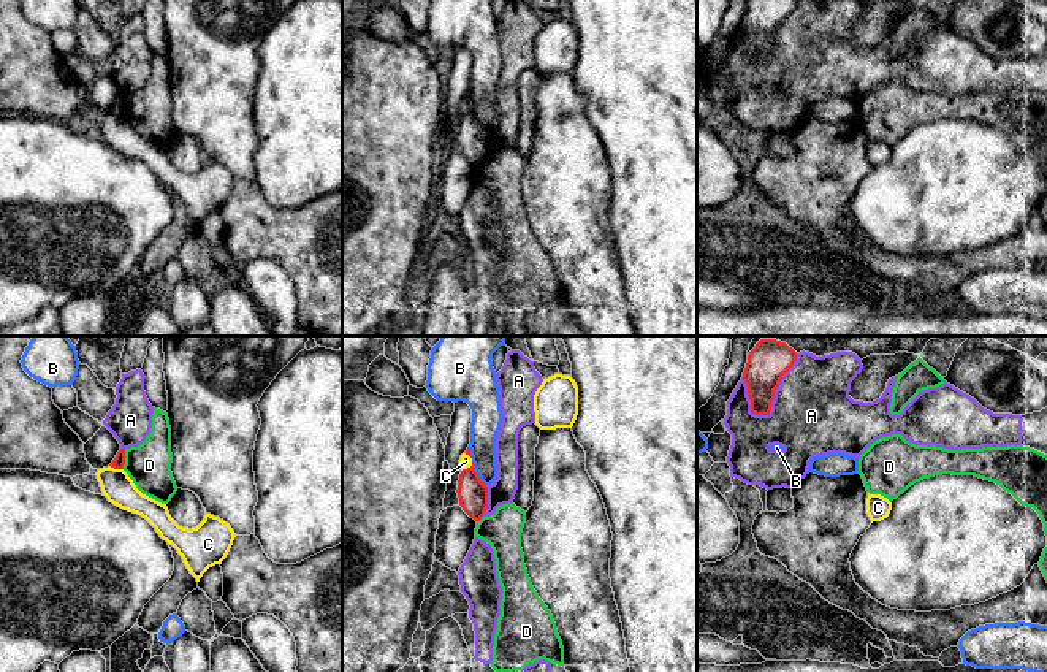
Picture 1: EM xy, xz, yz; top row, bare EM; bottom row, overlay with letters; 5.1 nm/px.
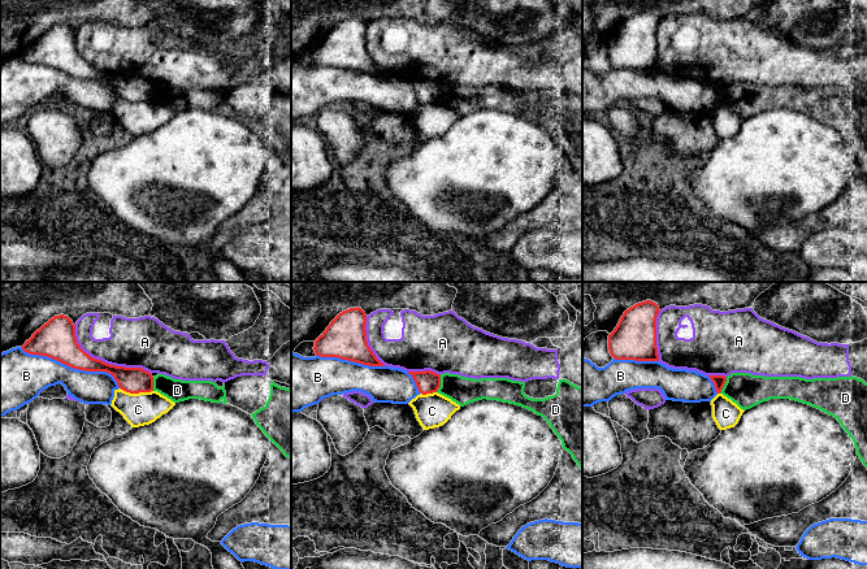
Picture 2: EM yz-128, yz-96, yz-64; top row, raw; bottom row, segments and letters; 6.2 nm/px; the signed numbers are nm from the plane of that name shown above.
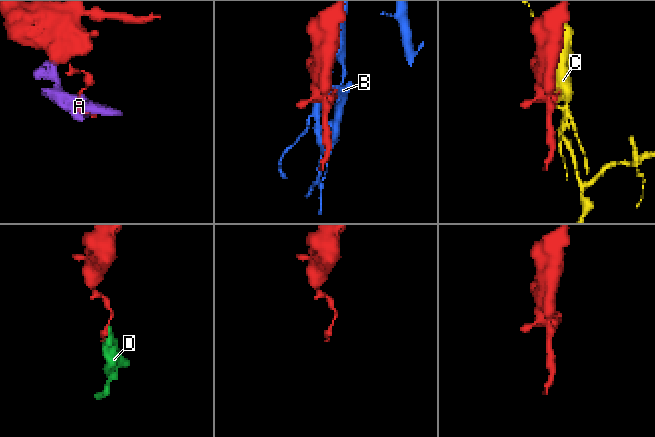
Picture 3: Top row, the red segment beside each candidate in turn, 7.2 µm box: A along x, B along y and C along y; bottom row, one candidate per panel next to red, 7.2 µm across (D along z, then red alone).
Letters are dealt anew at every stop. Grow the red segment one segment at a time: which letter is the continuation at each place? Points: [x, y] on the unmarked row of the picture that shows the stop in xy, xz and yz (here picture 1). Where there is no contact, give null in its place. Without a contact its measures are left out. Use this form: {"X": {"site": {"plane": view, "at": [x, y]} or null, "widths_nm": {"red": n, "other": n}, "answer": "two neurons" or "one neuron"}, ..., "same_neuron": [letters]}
{"A": {"site": {"plane": "yz", "at": [773, 37]}, "widths_nm": {"red": 190, "other": 420}, "answer": "two neurons"}, "B": {"site": {"plane": "xz", "at": [477, 119]}, "widths_nm": {"red": 150, "other": 140}, "answer": "two neurons"}, "C": {"site": {"plane": "xy", "at": [116, 113]}, "widths_nm": {"red": 60, "other": 160}, "answer": "two neurons"}, "D": {"site": {"plane": "xy", "at": [124, 103]}, "widths_nm": {"red": 60, "other": 220}, "answer": "two neurons"}, "same_neuron": []}

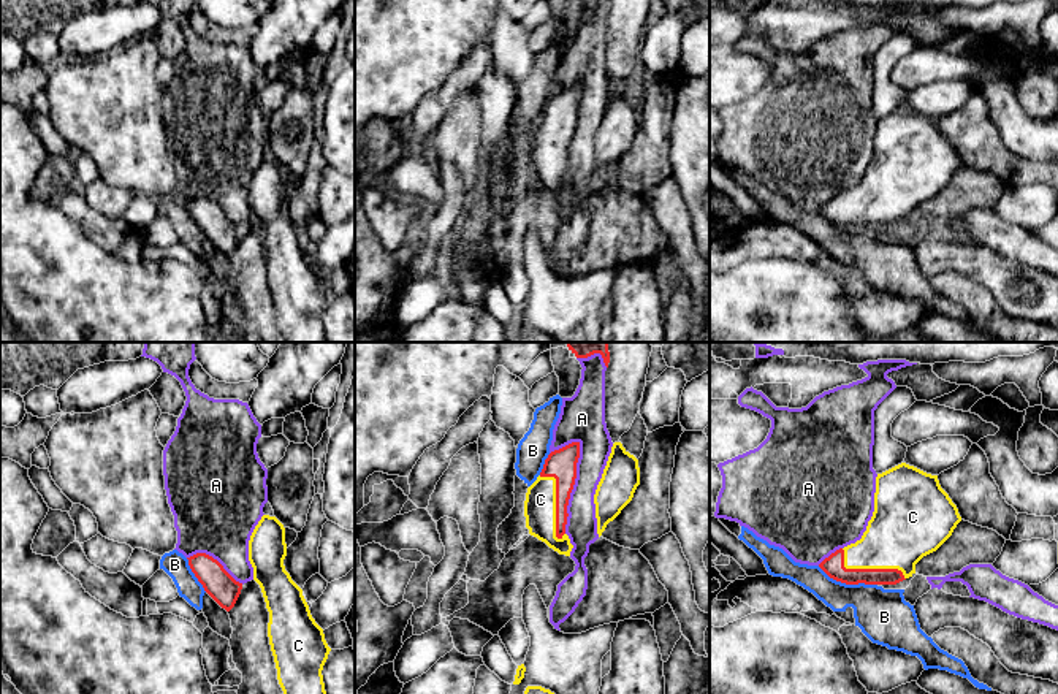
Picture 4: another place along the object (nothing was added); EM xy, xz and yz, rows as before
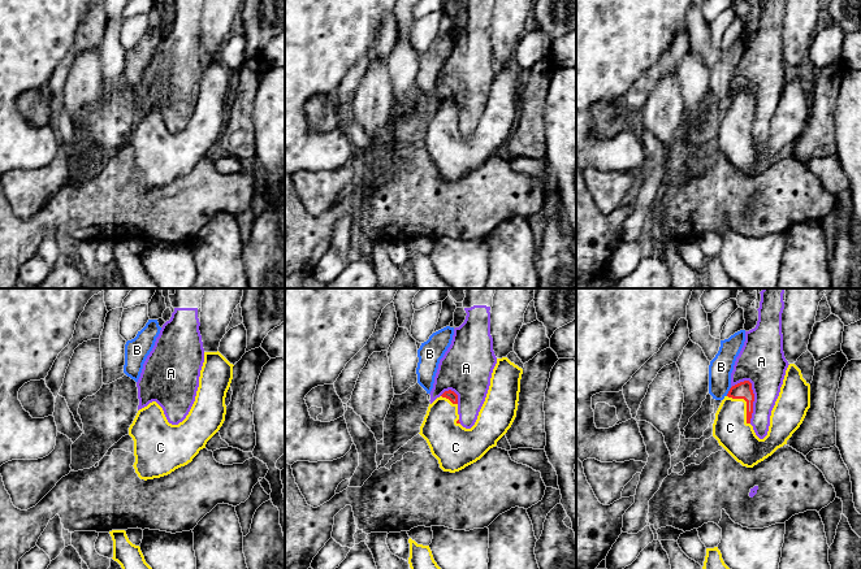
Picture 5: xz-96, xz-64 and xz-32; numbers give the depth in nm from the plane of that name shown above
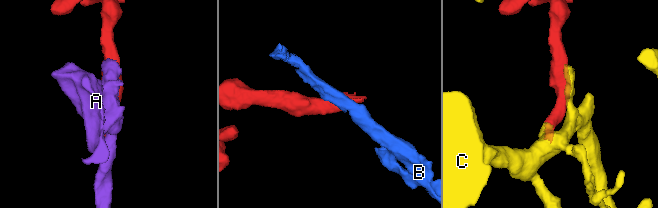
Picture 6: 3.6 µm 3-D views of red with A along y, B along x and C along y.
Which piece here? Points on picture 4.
{"A": {"site": {"plane": "xz", "at": [572, 132]}, "widths_nm": {"red": 150, "other": 160}, "answer": "two neurons"}, "B": {"site": {"plane": "yz", "at": [848, 228]}, "widths_nm": {"red": 110, "other": 280}, "answer": "two neurons"}, "C": {"site": {"plane": "xz", "at": [556, 148]}, "widths_nm": {"red": 150, "other": 160}, "answer": "one neuron"}, "same_neuron": ["C"]}

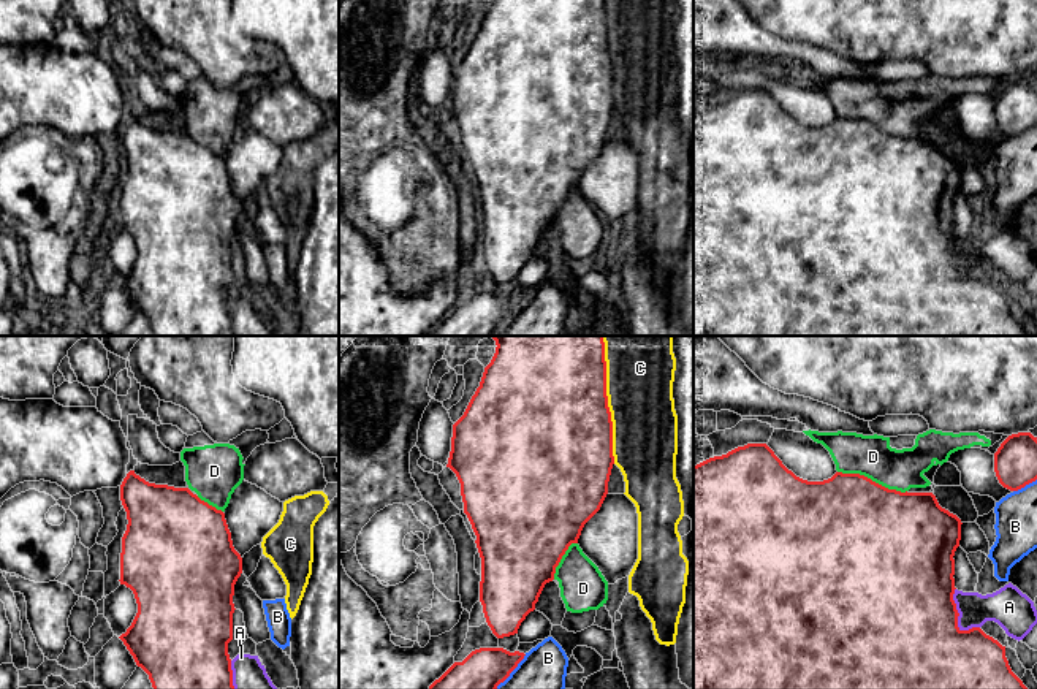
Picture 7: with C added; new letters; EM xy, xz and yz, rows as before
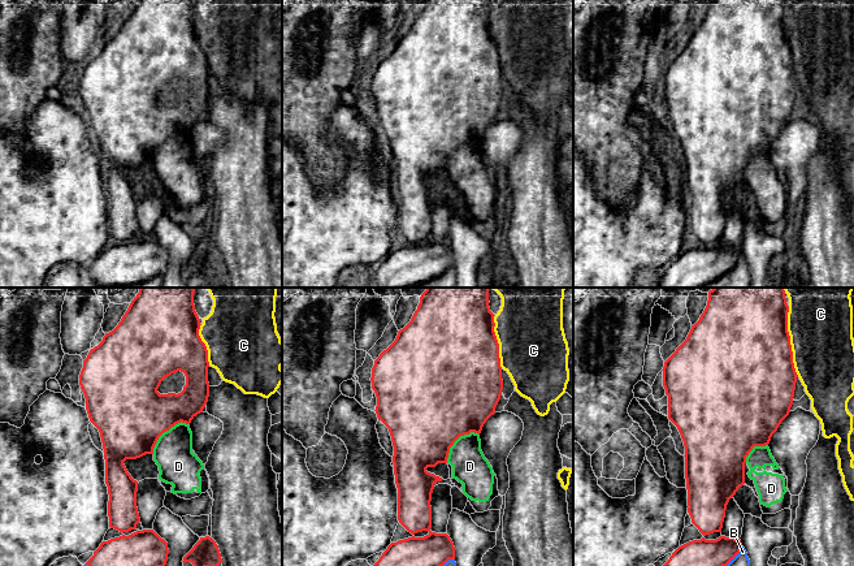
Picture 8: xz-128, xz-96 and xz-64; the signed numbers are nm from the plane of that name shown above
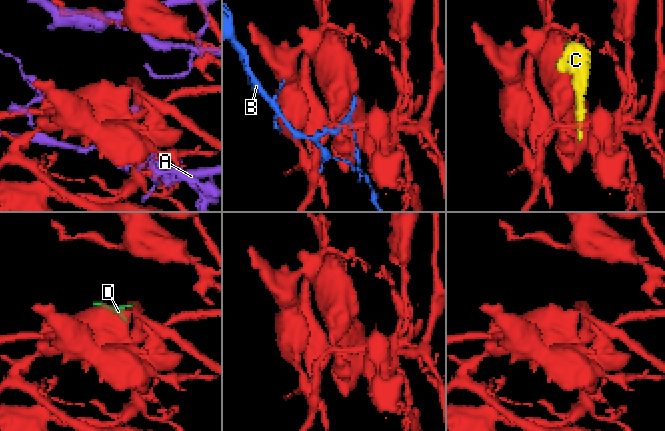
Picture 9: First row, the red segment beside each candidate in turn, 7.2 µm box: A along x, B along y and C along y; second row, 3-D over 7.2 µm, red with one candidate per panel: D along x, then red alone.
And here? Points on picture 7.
{"A": {"site": {"plane": "yz", "at": [957, 263]}, "widths_nm": {"red": 500, "other": 180}, "answer": "two neurons"}, "B": {"site": {"plane": "xz", "at": [512, 315]}, "widths_nm": {"red": 280, "other": 300}, "answer": "two neurons"}, "C": {"site": {"plane": "xz", "at": [608, 54]}, "widths_nm": {"red": 500, "other": 340}, "answer": "two neurons"}, "D": {"site": {"plane": "yz", "at": [871, 125]}, "widths_nm": {"red": 500, "other": 200}, "answer": "two neurons"}, "same_neuron": []}

